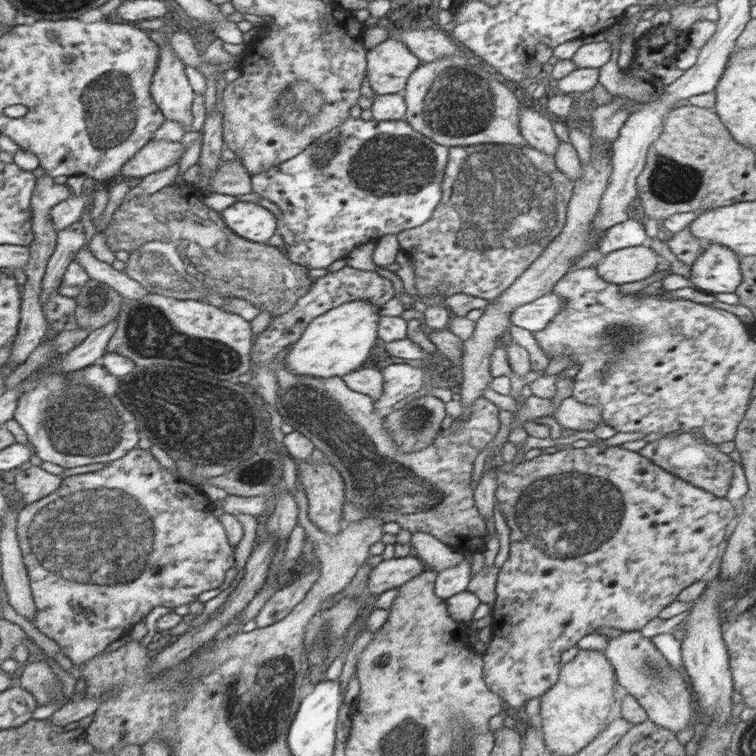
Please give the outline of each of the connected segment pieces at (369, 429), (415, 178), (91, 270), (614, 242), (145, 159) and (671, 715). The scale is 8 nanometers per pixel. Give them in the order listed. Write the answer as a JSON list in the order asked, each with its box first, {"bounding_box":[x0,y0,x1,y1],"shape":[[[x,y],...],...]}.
[{"bounding_box":[275,361,499,551],"shape":[[[284,361],[275,364],[275,377],[278,383],[278,398],[275,408],[282,417],[291,420],[291,425],[300,434],[311,439],[316,450],[324,453],[336,471],[345,481],[345,504],[342,508],[342,522],[346,526],[364,518],[380,518],[387,522],[396,522],[410,533],[426,532],[449,545],[454,551],[484,551],[490,538],[485,520],[478,513],[472,490],[472,472],[474,461],[498,432],[499,409],[490,400],[480,397],[470,408],[466,420],[456,419],[447,429],[441,429],[432,445],[414,453],[398,451],[398,445],[391,434],[385,430],[385,416],[374,408],[374,399],[346,386],[340,377],[320,378],[295,375],[289,371]]]},{"bounding_box":[251,118,449,268],"shape":[[[346,118],[337,127],[331,128],[327,133],[314,139],[306,149],[301,150],[295,157],[281,162],[271,169],[260,171],[251,175],[251,185],[253,192],[260,194],[262,198],[274,202],[280,208],[280,218],[277,218],[276,234],[280,236],[280,242],[284,244],[288,258],[292,263],[311,268],[328,268],[336,260],[346,259],[354,248],[364,244],[378,241],[387,234],[398,234],[403,230],[426,225],[427,220],[435,212],[443,197],[442,181],[445,166],[447,165],[449,147],[436,144],[432,139],[425,137],[422,133],[414,130],[410,124],[402,121],[382,122],[376,120],[364,121],[356,118]]]},{"bounding_box":[73,246,149,300],"shape":[[[84,246],[75,254],[73,261],[85,268],[86,274],[92,280],[98,280],[119,292],[123,298],[138,300],[149,292],[135,280],[132,280],[124,271],[118,271],[111,264],[98,260],[91,251]]]},{"bounding_box":[598,218,648,257],"shape":[[[630,218],[622,223],[612,225],[598,244],[598,251],[606,257],[608,253],[627,247],[647,244],[648,237],[644,230],[644,221]]]},{"bounding_box":[123,141,188,178],"shape":[[[148,141],[132,158],[124,164],[123,175],[144,178],[177,163],[186,152],[188,145],[181,141]]]},{"bounding_box":[605,630,700,735],"shape":[[[640,630],[624,631],[620,637],[610,638],[605,655],[614,667],[619,684],[637,698],[654,724],[677,735],[691,722],[700,721],[697,709],[692,706],[692,683],[686,680],[684,672],[669,665],[652,638],[644,637]]]}]

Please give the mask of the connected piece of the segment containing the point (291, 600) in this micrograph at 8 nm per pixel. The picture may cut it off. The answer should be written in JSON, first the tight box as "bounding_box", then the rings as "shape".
{"bounding_box":[255,565,320,628],"shape":[[[319,565],[317,568],[312,568],[308,574],[303,572],[291,586],[278,589],[257,614],[255,619],[257,628],[264,628],[282,620],[306,597],[310,588],[314,586],[314,582],[320,578],[320,571]]]}

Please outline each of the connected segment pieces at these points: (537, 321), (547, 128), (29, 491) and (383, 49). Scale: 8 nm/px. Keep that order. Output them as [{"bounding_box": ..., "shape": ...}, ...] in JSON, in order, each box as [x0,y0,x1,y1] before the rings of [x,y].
[{"bounding_box":[509,292,565,333],"shape":[[[550,292],[532,302],[517,306],[509,314],[509,321],[514,326],[535,333],[542,330],[564,305],[565,300],[559,294]]]},{"bounding_box":[519,108,561,156],"shape":[[[530,108],[520,109],[519,131],[525,142],[535,149],[554,156],[561,141],[556,137],[548,118]]]},{"bounding_box":[11,466,64,505],"shape":[[[38,466],[17,473],[11,487],[20,495],[20,502],[26,505],[55,492],[64,482],[62,476],[50,474]]]},{"bounding_box":[367,40,421,95],"shape":[[[386,40],[367,52],[367,75],[371,92],[392,95],[404,90],[408,77],[421,60],[398,40]]]}]

